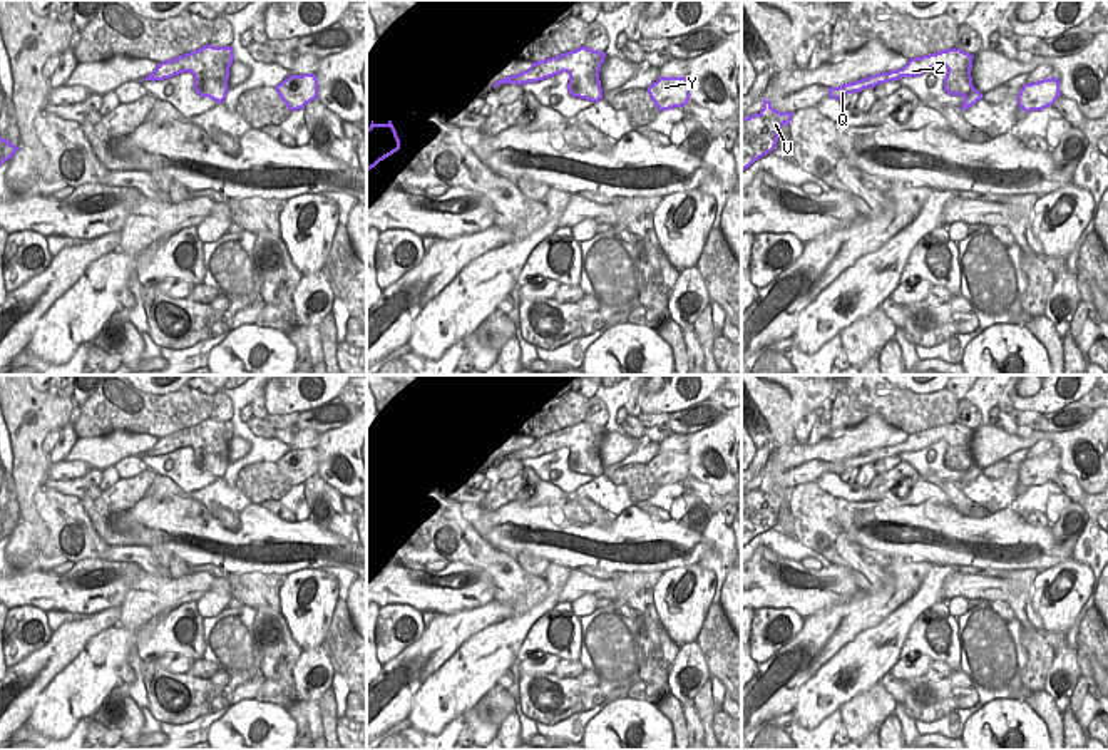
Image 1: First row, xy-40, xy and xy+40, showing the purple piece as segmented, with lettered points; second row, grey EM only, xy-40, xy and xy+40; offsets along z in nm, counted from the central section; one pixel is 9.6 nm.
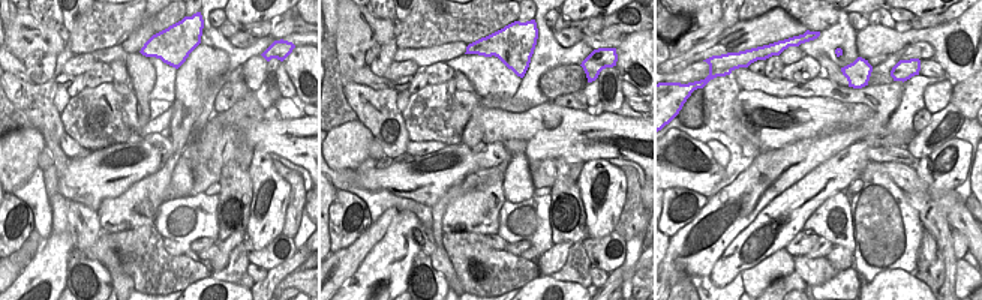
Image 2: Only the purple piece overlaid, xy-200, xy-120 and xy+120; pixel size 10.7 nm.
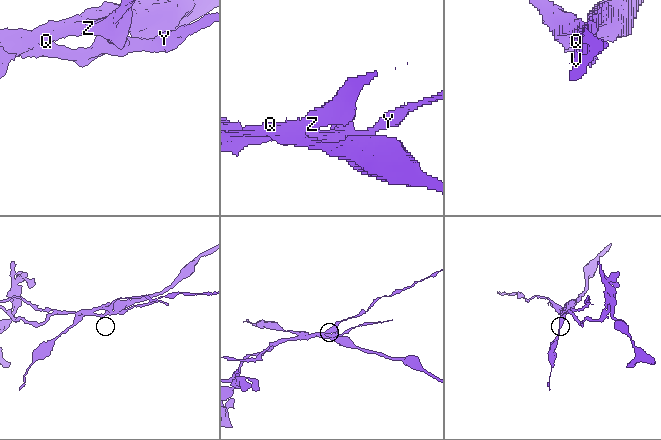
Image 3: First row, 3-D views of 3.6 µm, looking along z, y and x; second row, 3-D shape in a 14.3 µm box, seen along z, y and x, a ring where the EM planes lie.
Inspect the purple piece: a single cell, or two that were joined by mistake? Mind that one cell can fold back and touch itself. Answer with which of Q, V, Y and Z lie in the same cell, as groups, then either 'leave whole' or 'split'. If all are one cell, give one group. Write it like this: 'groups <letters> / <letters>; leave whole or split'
groups Q V Z / Y; split

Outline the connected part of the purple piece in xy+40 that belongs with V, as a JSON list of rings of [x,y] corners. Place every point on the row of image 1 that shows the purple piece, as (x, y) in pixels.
[[[763,97],[758,114],[741,117],[741,172],[775,149],[780,129],[790,126],[792,116],[793,112],[778,112]]]

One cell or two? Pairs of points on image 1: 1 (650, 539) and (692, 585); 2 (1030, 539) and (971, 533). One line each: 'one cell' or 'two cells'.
1: two cells
2: one cell

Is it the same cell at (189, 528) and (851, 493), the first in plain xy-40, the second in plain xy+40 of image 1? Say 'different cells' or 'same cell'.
different cells

